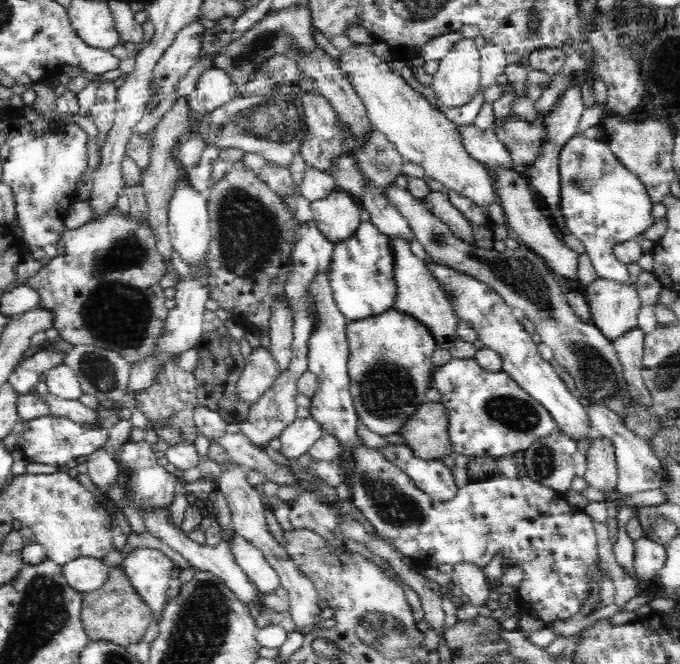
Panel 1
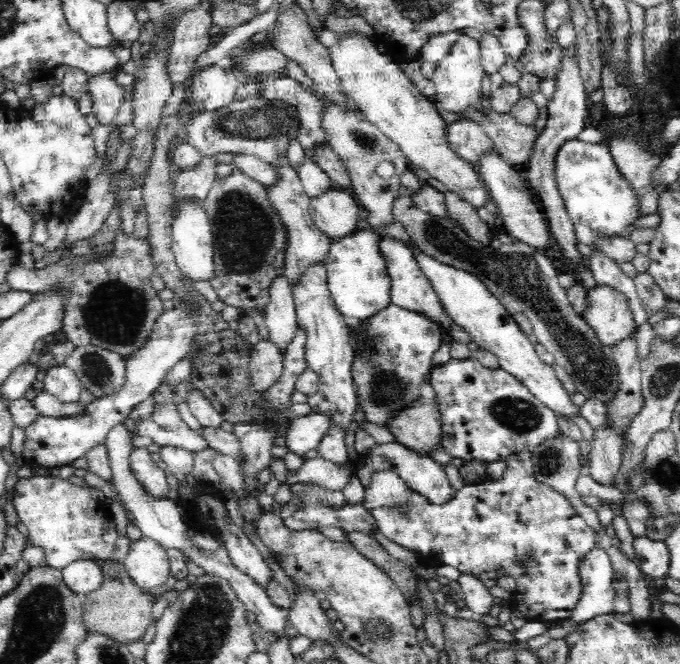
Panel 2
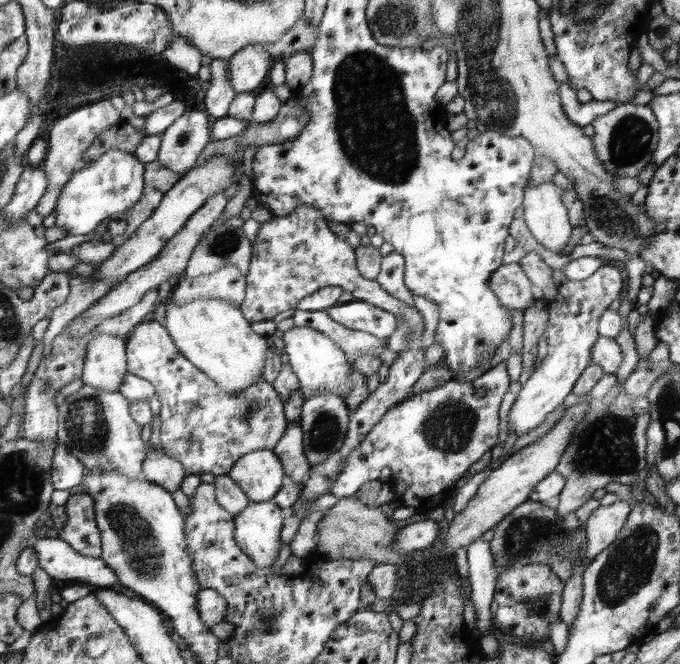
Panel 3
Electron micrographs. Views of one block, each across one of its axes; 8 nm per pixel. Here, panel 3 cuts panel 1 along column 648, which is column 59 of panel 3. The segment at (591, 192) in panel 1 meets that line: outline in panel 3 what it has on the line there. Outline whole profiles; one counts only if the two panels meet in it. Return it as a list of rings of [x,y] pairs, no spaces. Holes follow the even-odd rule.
[[[112,149],[112,151],[102,154],[100,158],[86,162],[86,165],[79,172],[75,172],[72,178],[64,185],[53,210],[53,212],[56,212],[55,225],[68,230],[70,235],[94,233],[104,219],[109,222],[121,212],[131,210],[143,198],[145,191],[146,176],[144,163],[132,154]]]

